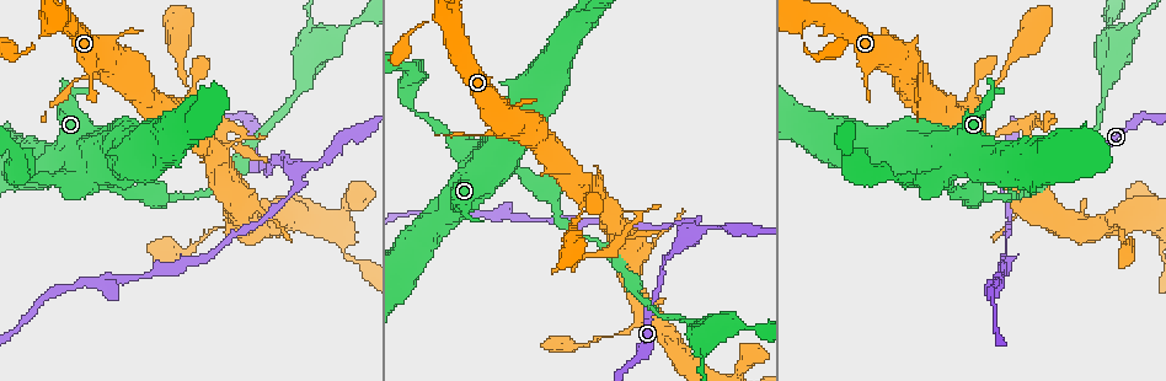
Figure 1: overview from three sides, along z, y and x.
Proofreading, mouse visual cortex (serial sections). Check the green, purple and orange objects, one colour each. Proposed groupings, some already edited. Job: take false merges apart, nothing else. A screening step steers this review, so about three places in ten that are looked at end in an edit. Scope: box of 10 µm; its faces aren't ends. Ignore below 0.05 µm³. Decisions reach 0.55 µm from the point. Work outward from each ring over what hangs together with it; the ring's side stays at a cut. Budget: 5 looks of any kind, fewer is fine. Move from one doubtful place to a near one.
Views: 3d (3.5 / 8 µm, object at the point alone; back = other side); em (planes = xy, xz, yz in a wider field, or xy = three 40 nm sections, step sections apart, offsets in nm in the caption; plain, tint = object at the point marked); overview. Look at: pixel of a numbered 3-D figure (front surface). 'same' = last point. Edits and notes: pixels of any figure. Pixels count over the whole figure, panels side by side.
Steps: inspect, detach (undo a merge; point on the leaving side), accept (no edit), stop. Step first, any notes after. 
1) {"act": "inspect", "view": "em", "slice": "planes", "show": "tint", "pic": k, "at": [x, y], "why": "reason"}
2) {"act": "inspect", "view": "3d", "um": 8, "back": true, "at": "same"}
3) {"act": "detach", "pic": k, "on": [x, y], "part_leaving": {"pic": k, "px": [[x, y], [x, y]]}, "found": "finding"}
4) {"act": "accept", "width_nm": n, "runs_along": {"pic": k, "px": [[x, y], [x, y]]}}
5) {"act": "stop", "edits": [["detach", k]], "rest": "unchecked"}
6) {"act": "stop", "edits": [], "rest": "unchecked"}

{"act": "inspect", "view": "3d", "um": 8, "pic": 1, "at": [301, 169], "why": "a narrow waist"}

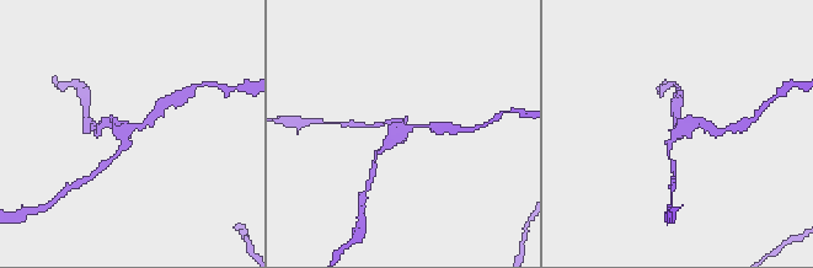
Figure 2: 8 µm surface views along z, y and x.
{"act": "inspect", "view": "em", "slice": "xy", "step": 5, "show": "tint", "at": "same", "arms": 3, "arm_widths_nm": [150, 150, 200]}

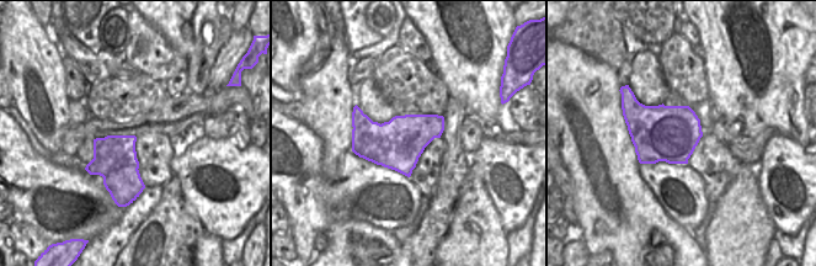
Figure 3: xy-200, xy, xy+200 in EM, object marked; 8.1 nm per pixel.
{"act": "detach", "pic": 2, "on": [105, 164], "found": "two cells meet here"}

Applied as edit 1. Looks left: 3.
{"act": "inspect", "view": "overview"}

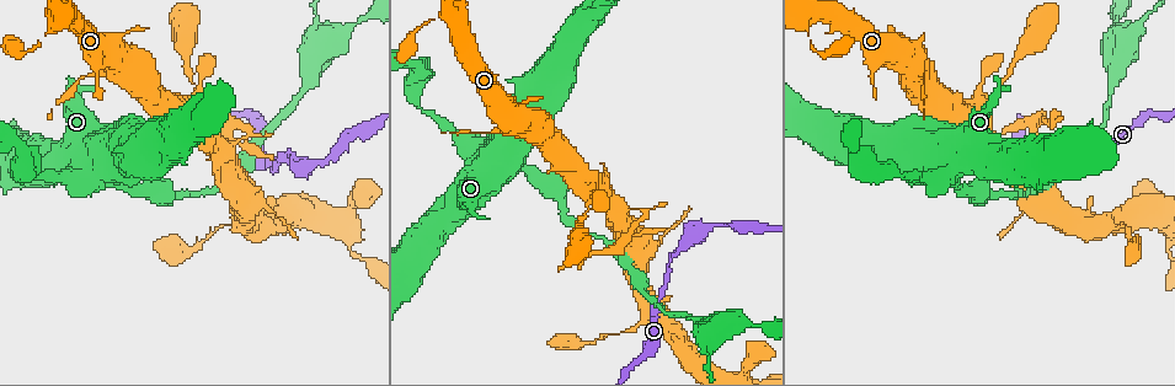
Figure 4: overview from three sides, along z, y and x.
{"act": "inspect", "view": "3d", "um": 3.5, "pic": 4, "at": [628, 207], "why": "three arms meet"}

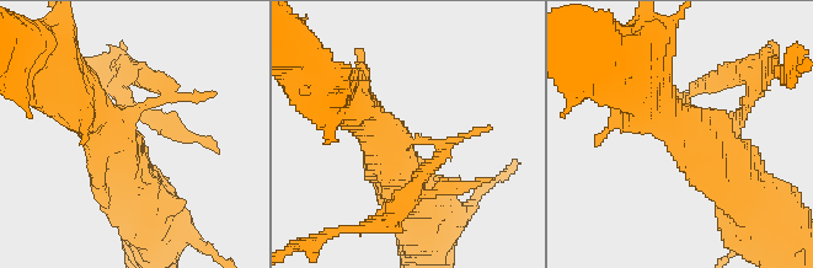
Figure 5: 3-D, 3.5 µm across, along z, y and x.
{"act": "inspect", "view": "em", "slice": "xy", "step": 5, "show": "tint", "pic": 5, "at": [405, 139], "arms": 3, "arm_widths_nm": [100, 600, 700]}

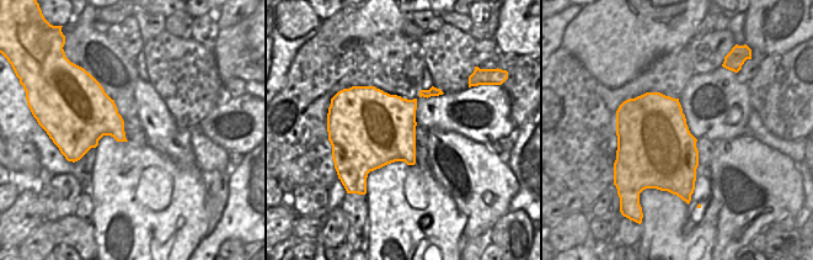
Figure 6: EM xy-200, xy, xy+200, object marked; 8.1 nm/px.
{"act": "accept", "runs_along": {"pic": 5, "px": [[643, 78], [737, 183]]}, "found": "continuous, no second cell"}

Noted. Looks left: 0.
{"act": "stop", "edits": [["detach", 2]], "rest": "unchecked"}

